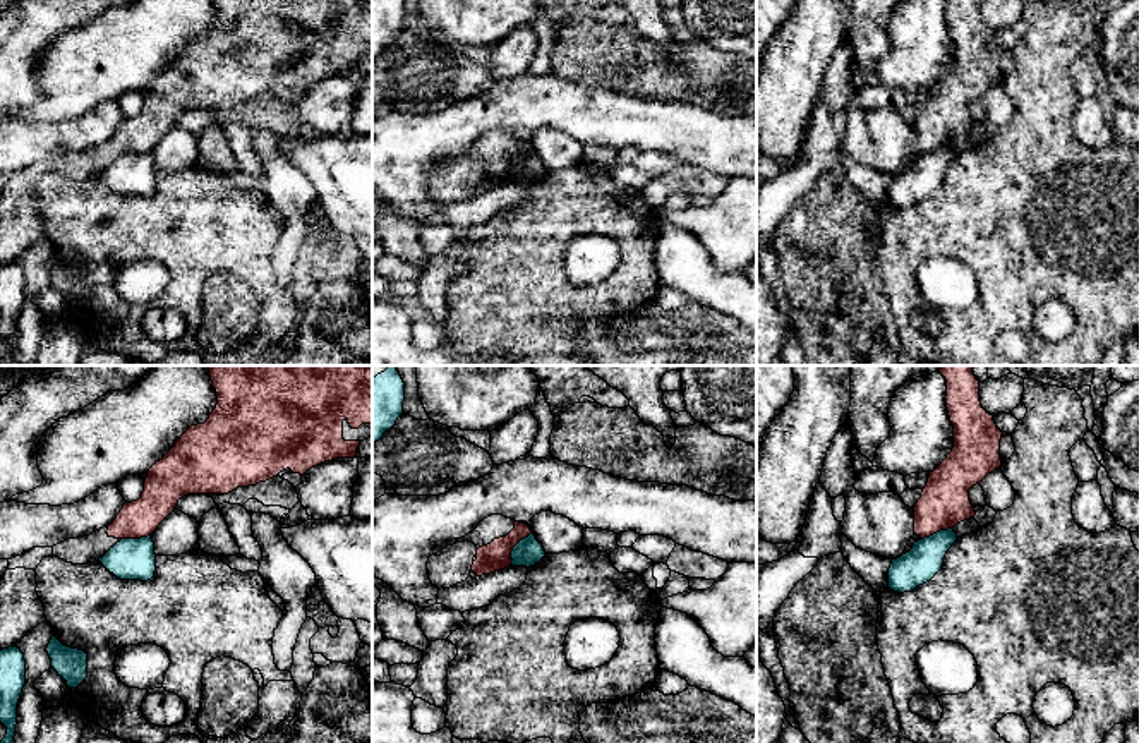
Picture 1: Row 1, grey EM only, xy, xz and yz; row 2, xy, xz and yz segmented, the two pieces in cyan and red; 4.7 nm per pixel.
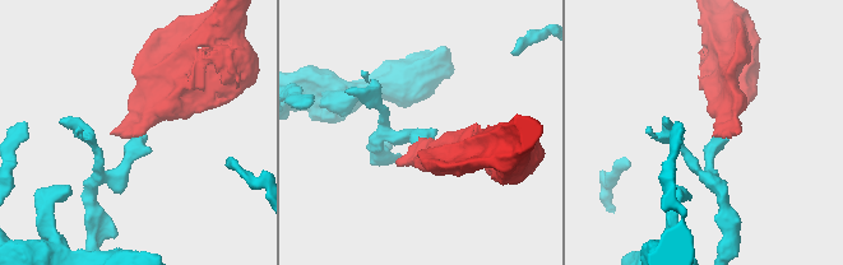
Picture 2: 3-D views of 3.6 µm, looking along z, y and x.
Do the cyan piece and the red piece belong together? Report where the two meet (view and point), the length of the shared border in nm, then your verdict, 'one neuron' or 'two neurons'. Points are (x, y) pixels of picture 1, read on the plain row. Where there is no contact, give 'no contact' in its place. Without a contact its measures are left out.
contact xz (513, 163); length 180 nm; two neurons

